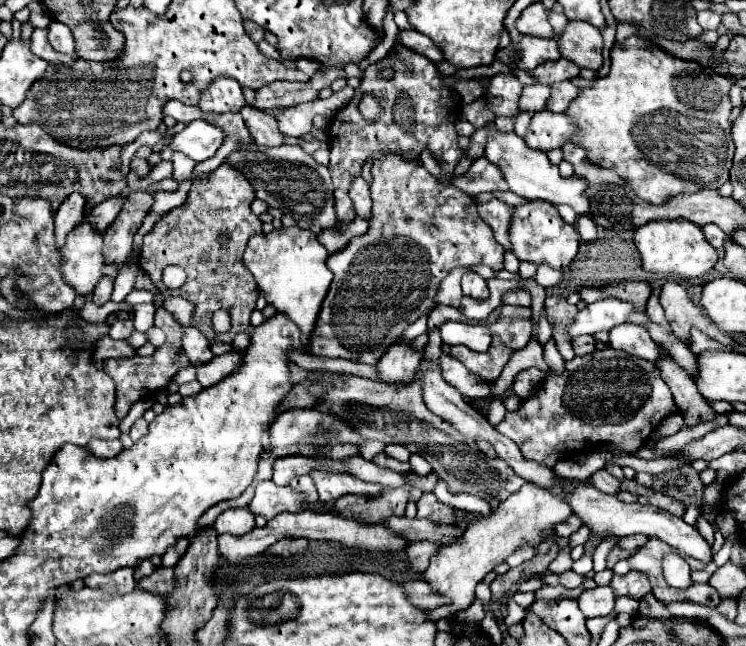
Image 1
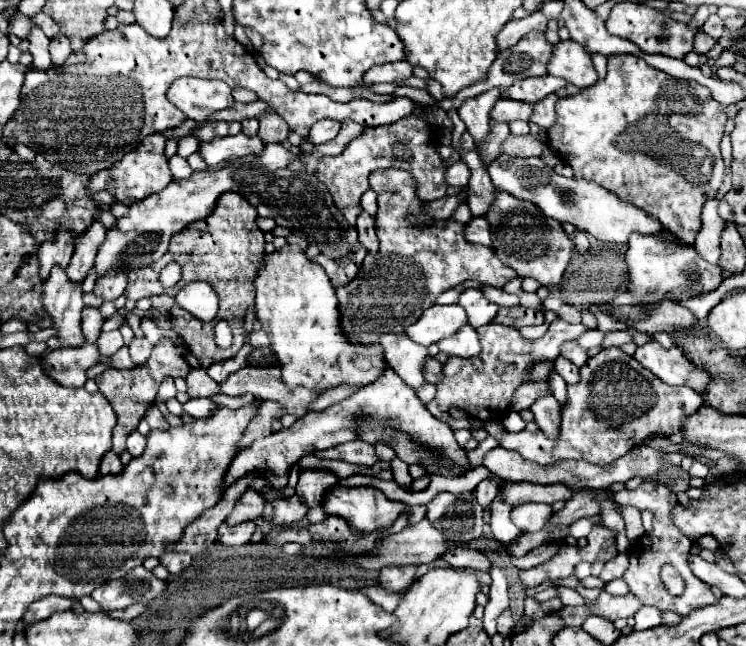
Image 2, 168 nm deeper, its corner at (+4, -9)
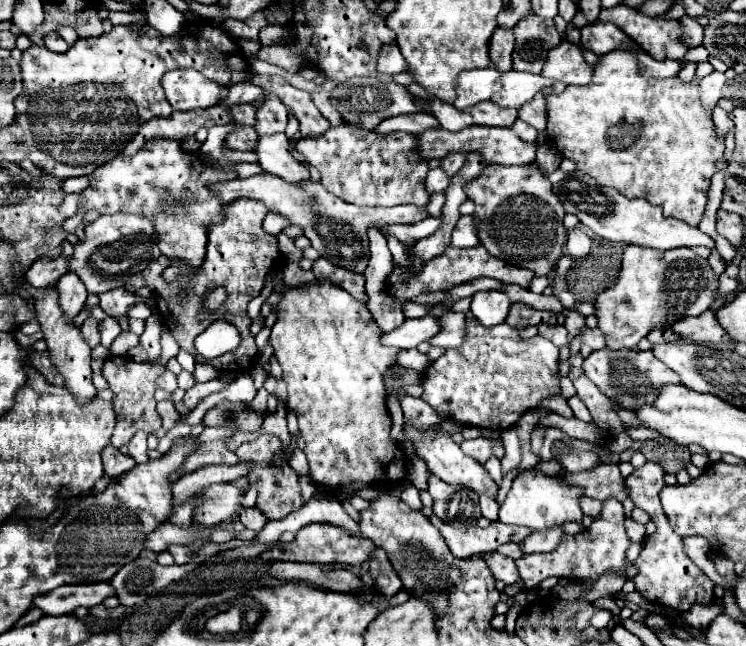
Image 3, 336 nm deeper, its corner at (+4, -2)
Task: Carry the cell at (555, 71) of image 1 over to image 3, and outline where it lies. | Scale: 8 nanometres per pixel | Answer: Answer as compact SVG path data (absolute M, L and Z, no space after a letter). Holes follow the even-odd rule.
M511 69L511 71L503 73L503 89L499 91L499 95L493 95L491 101L499 103L503 107L519 109L523 103L531 101L539 91L543 91L551 83L553 81L543 75Z

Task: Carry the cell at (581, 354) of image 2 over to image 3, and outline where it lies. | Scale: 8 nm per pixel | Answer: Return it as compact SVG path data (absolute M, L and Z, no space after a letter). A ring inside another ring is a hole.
M539 325L539 333L541 335L547 335L547 339L551 339L557 347L563 347L563 345L569 345L569 333L563 325L559 327L551 327L551 325Z

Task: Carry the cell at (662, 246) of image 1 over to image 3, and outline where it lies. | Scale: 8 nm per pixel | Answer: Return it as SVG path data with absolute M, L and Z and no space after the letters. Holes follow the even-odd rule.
M627 245L619 279L595 299L595 315L599 319L599 329L607 337L607 347L635 349L653 327L665 329L667 323L673 323L675 319L687 315L695 317L707 311L717 289L719 279L707 259L687 247L659 251L641 245Z

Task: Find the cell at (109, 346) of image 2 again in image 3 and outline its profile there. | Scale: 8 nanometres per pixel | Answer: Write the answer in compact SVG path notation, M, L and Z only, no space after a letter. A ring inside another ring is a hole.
M105 317L99 325L99 333L100 338L103 339L103 347L109 349L111 343L113 343L117 335L121 333L122 329L113 317Z

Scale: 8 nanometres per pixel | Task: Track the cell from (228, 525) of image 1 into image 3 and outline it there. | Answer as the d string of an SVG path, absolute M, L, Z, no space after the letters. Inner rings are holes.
M243 509L241 513L239 513L239 519L241 519L241 523L247 527L247 529L253 529L255 533L259 533L261 529L263 529L263 525L267 523L267 517L259 511L259 509Z

